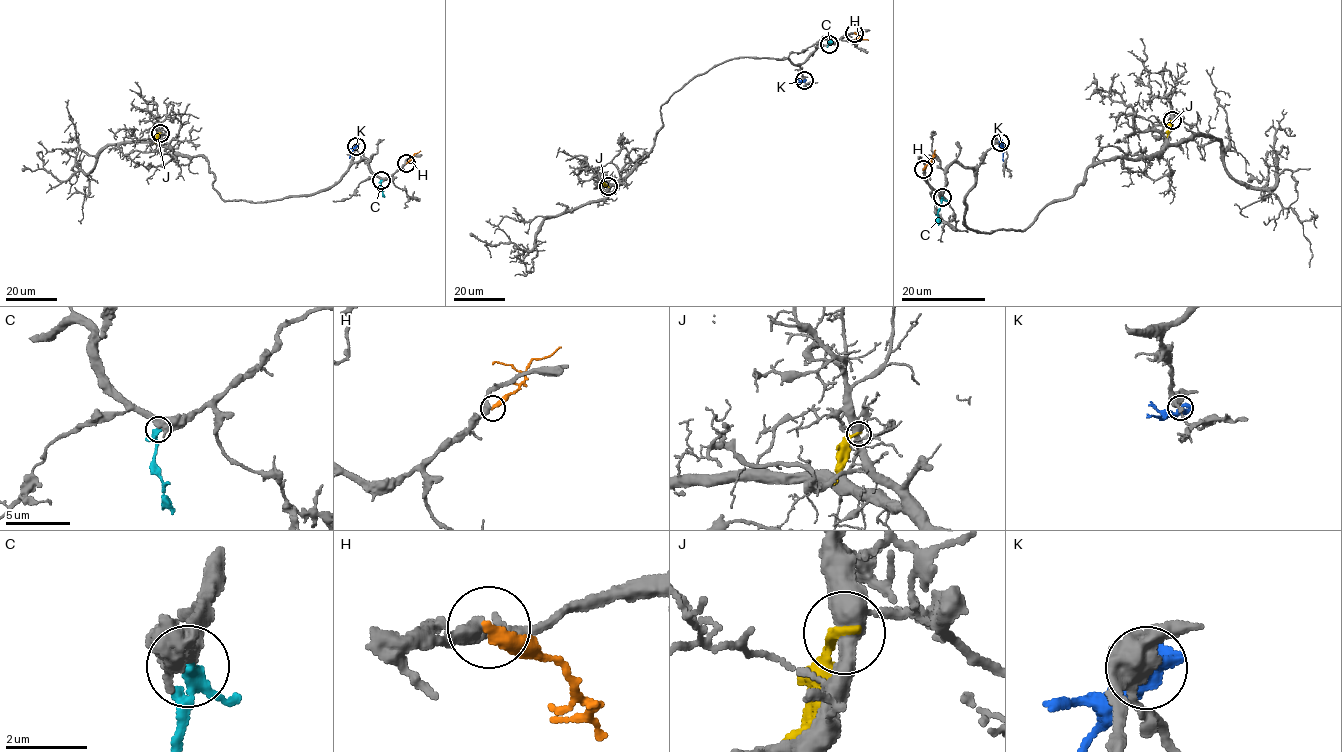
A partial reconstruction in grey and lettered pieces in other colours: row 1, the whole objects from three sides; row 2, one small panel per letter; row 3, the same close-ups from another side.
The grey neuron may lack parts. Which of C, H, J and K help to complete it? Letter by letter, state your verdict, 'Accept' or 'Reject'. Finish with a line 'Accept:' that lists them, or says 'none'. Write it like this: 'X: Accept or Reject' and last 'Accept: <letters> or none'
C: Accept
H: Reject
J: Reject
K: Reject
Accept: C

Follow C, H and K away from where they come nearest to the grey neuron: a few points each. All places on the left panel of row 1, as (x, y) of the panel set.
C: (381, 180), (384, 197)
H: (406, 163), (420, 151)
K: (356, 146), (349, 158)

